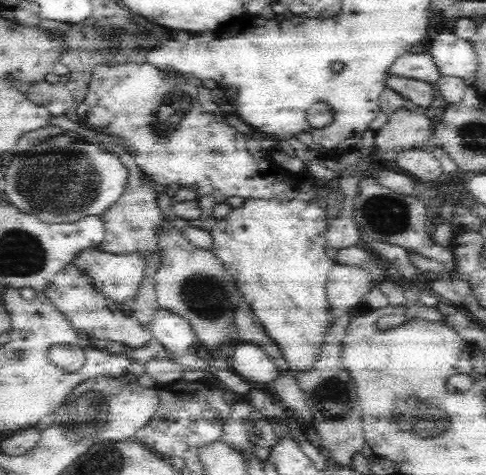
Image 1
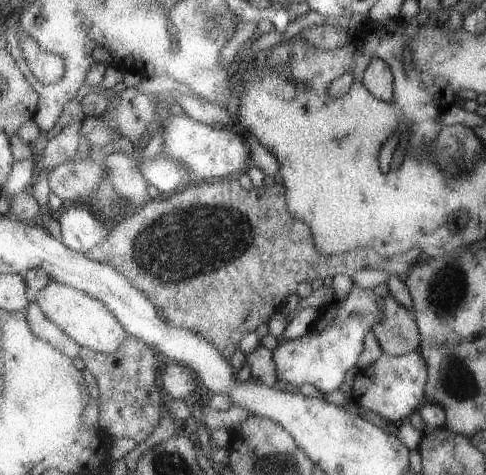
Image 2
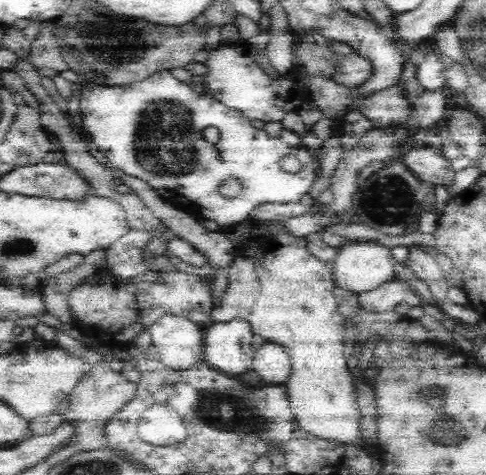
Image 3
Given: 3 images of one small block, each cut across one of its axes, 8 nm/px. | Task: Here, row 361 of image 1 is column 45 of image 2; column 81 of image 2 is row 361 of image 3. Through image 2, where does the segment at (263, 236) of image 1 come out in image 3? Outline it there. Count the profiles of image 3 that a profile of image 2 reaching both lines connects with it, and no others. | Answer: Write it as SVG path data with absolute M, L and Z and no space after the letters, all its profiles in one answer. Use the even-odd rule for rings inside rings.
M282 224L278 232L248 234L248 238L238 244L236 260L226 274L226 296L220 306L214 308L210 320L214 324L236 318L246 320L252 334L270 340L270 344L284 346L292 364L284 388L292 414L308 436L312 434L314 438L342 446L364 446L358 394L352 372L346 368L342 346L344 316L336 300L330 264L318 260L308 250L306 238L290 234Z

